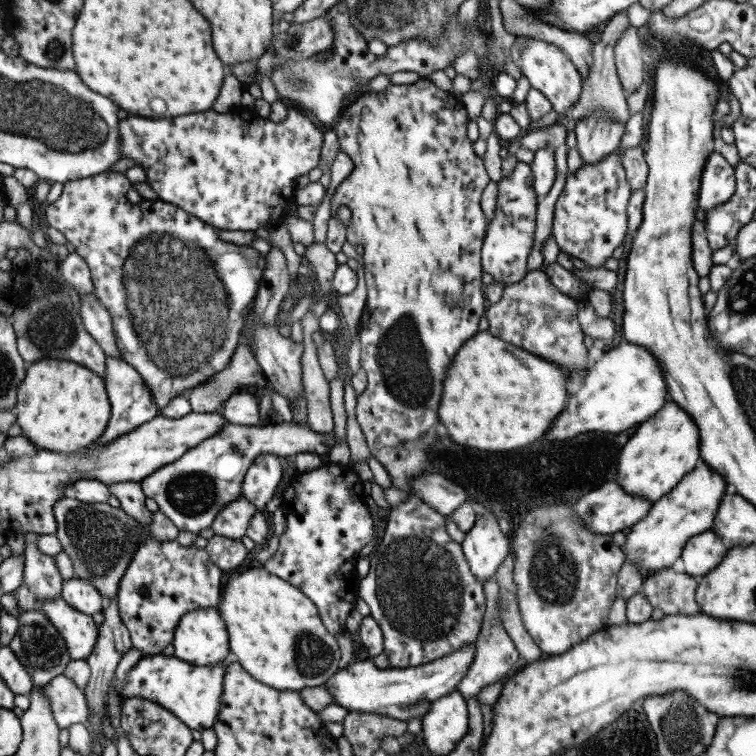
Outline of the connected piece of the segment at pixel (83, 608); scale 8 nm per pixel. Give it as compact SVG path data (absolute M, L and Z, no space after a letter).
M75 576L62 581L60 597L71 608L91 616L101 610L101 593L88 581Z

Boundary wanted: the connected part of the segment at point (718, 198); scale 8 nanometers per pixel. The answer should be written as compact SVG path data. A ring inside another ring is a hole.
M710 152L700 176L698 207L705 211L723 204L734 193L734 167L719 154Z

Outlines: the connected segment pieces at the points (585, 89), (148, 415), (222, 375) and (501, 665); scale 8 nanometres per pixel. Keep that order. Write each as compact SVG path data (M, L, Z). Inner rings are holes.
M625 11L616 12L607 21L607 24L605 23L600 33L600 40L592 45L590 67L587 79L583 79L581 82L582 89L580 97L573 108L568 108L568 110L563 112L567 118L576 122L577 119L584 117L591 111L605 111L612 119L624 124L630 116L625 103L626 97L624 90L616 76L616 68L613 60L613 47L620 37L620 34L623 34L623 31L628 26L630 26L630 24Z
M106 356L104 361L104 382L110 404L110 416L104 431L95 444L111 442L123 433L139 427L143 422L151 420L158 414L148 386L142 382L137 371L125 361Z
M241 339L231 360L221 372L216 372L204 383L186 392L185 397L189 401L191 412L214 412L231 394L238 392L239 386L255 384L259 388L261 385L266 388L268 382L264 380L261 367L254 359L249 344Z
M485 579L481 583L485 599L484 618L482 619L479 634L474 640L474 653L471 662L456 686L464 700L469 697L476 699L475 695L481 688L488 684L493 684L506 674L509 674L518 657L518 652L512 640L508 637L500 621L498 621L498 612L496 611L496 606L498 606L498 584L494 579Z

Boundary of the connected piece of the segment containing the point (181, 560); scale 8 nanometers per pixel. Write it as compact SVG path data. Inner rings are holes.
M145 535L132 554L131 562L118 582L118 613L130 634L130 643L143 655L156 655L173 640L179 619L188 612L217 606L221 594L221 573L205 549L180 545L176 539L160 541Z

